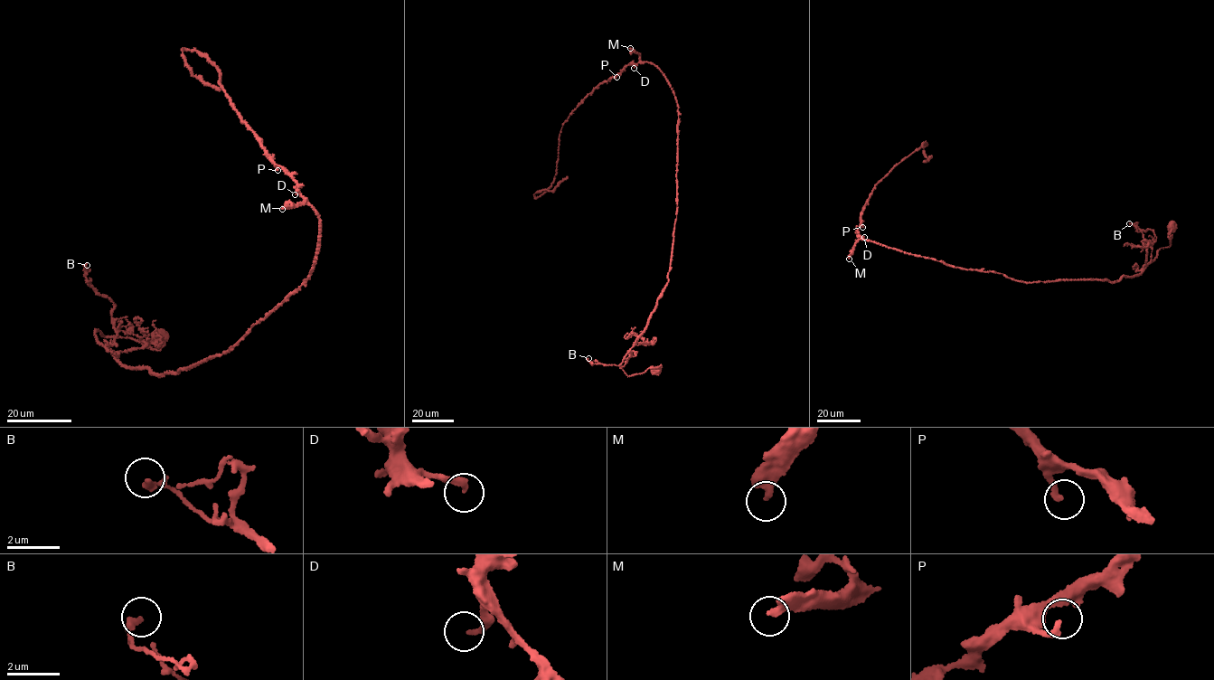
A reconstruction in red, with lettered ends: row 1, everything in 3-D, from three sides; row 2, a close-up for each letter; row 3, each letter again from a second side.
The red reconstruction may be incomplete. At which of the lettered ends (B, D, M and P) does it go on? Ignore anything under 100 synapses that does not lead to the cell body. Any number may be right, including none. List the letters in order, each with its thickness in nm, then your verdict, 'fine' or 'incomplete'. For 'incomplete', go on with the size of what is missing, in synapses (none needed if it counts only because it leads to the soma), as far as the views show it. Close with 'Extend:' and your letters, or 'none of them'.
B: 160 nm | fine
D: 200 nm | fine
M: 360 nm | incomplete | 350 syn
P: 220 nm | fine
Extend: M

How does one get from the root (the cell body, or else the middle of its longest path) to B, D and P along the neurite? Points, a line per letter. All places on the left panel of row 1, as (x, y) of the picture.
B: (158, 338), (142, 344), (98, 330), (97, 341), (108, 346), (116, 335), (114, 306), (88, 282), (87, 265)
D: (158, 338), (94, 333), (126, 366), (174, 373), (228, 352), (305, 281), (321, 226), (295, 194)
P: (158, 338), (94, 333), (126, 366), (174, 373), (228, 352), (311, 275), (318, 218), (291, 174), (277, 170)

